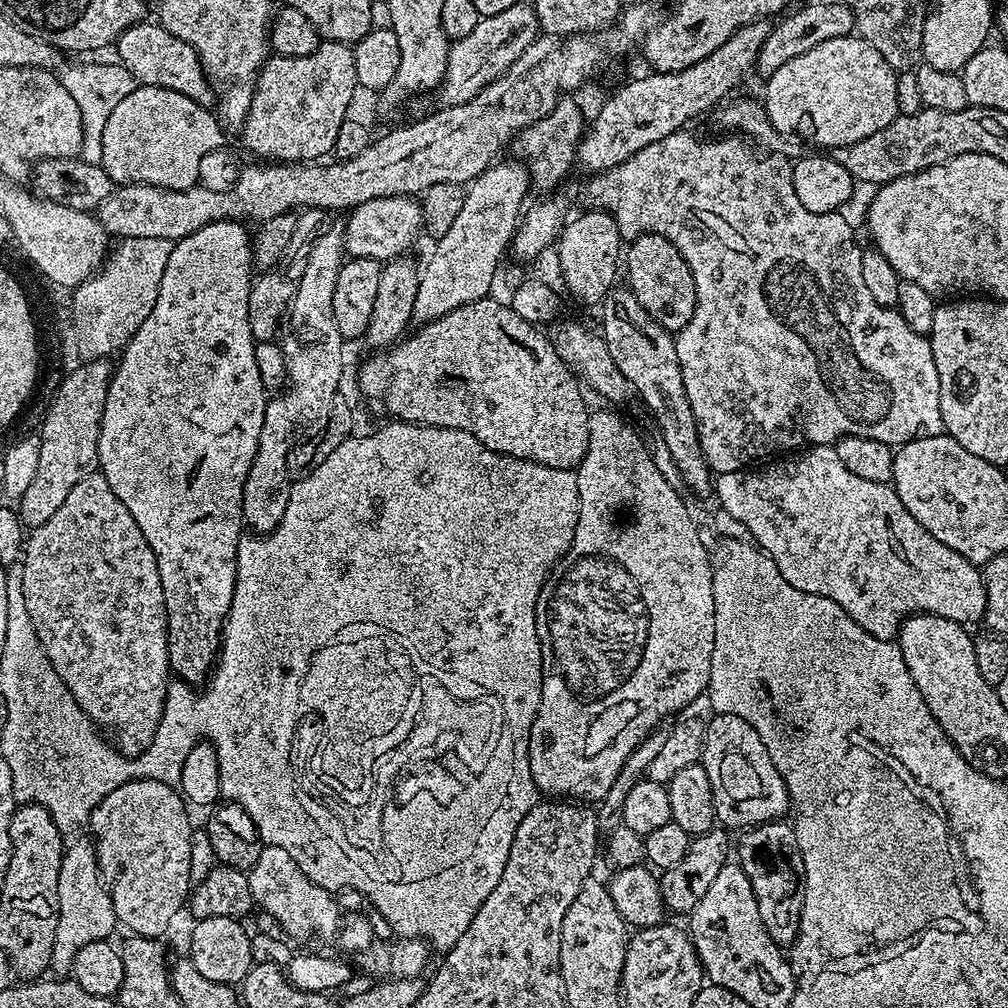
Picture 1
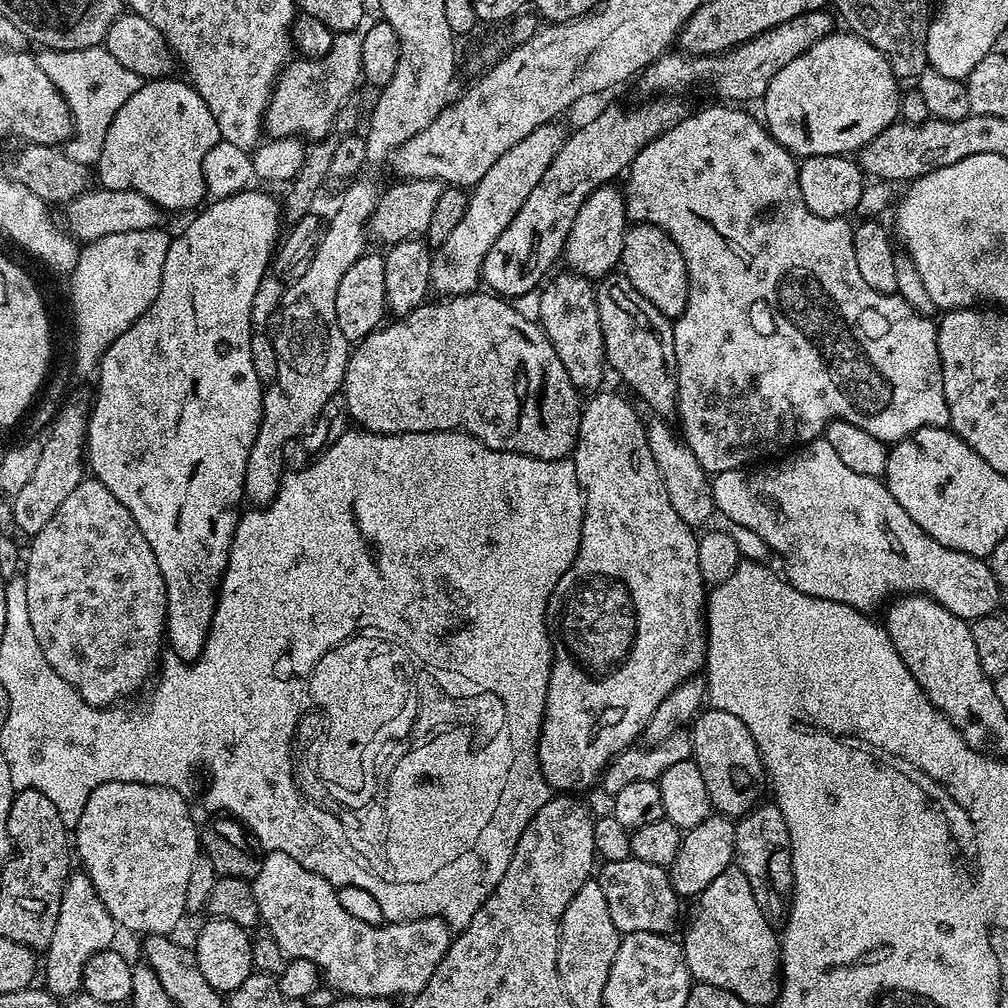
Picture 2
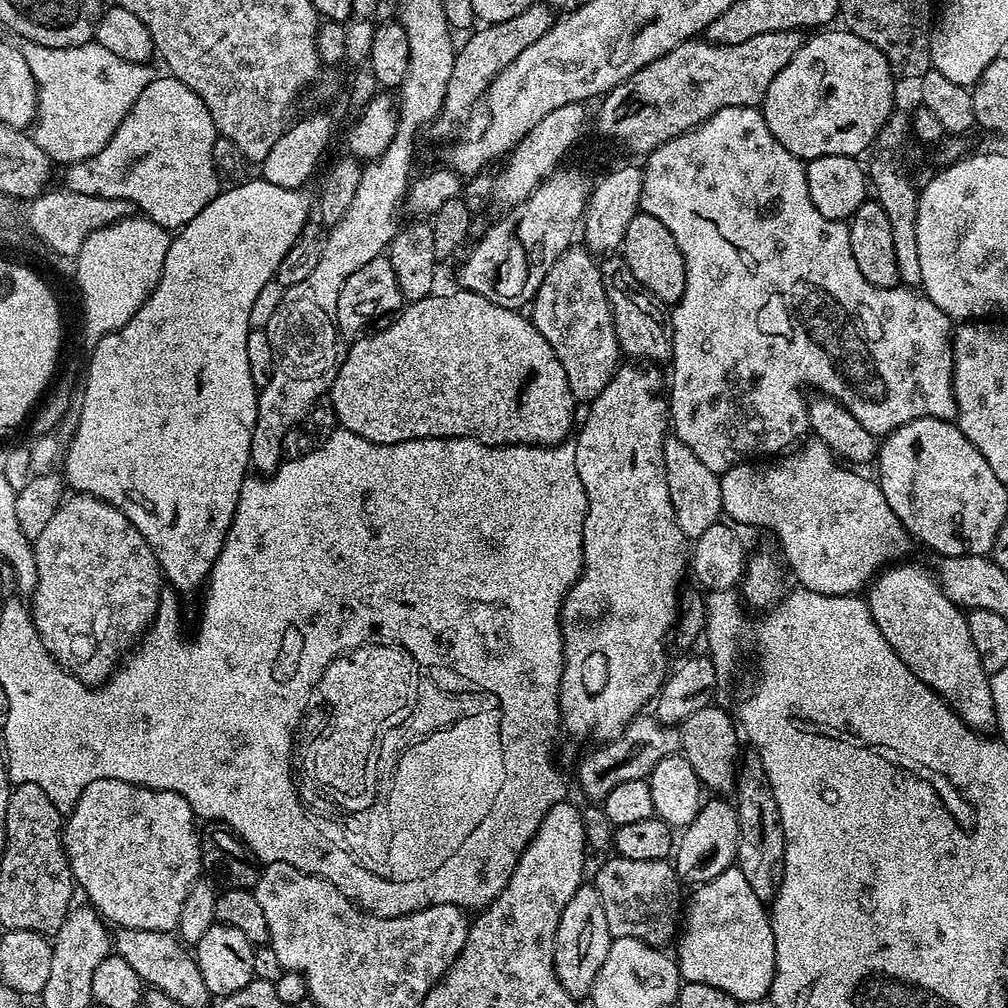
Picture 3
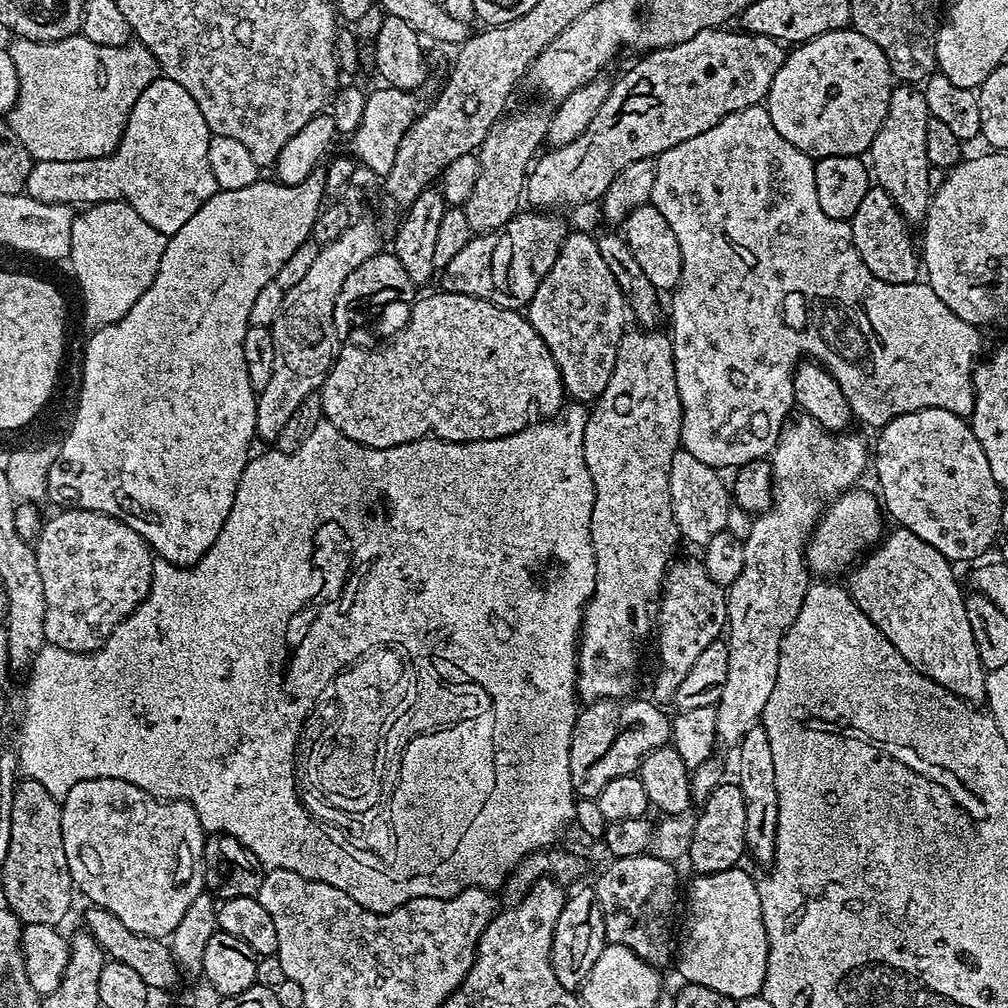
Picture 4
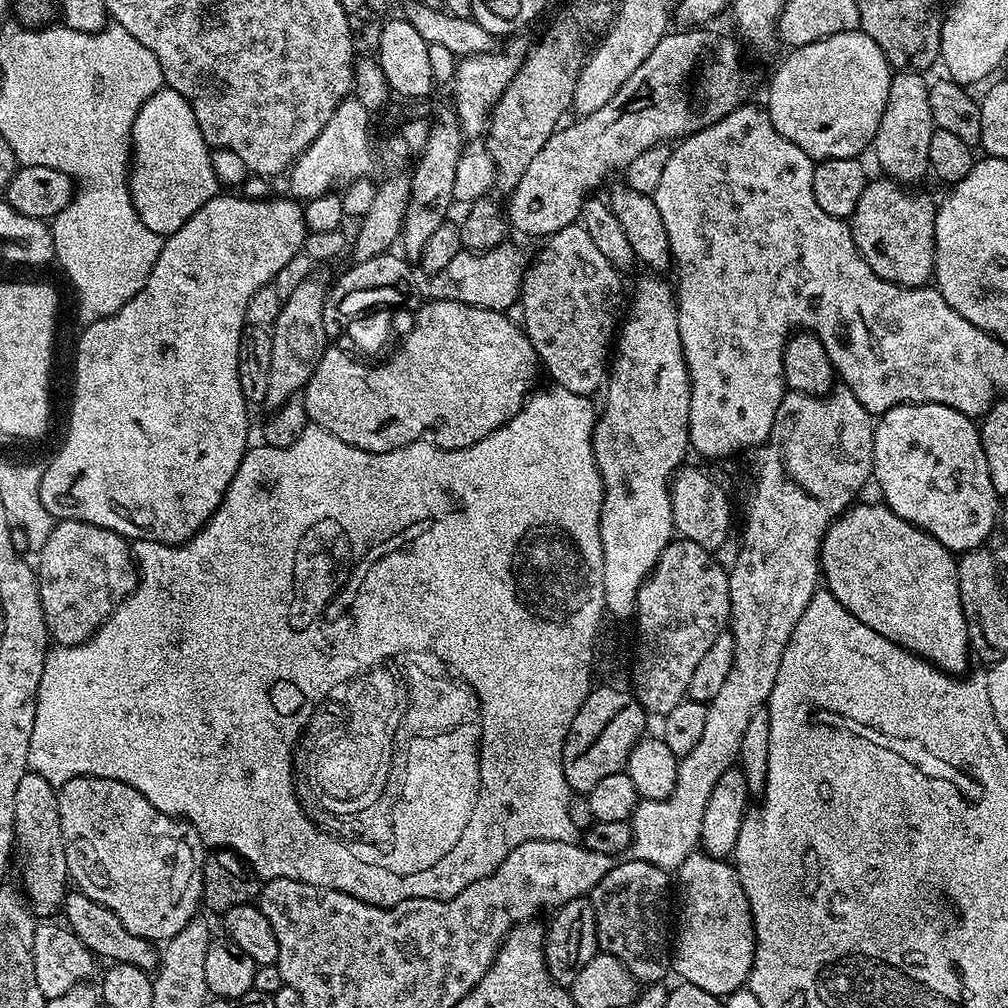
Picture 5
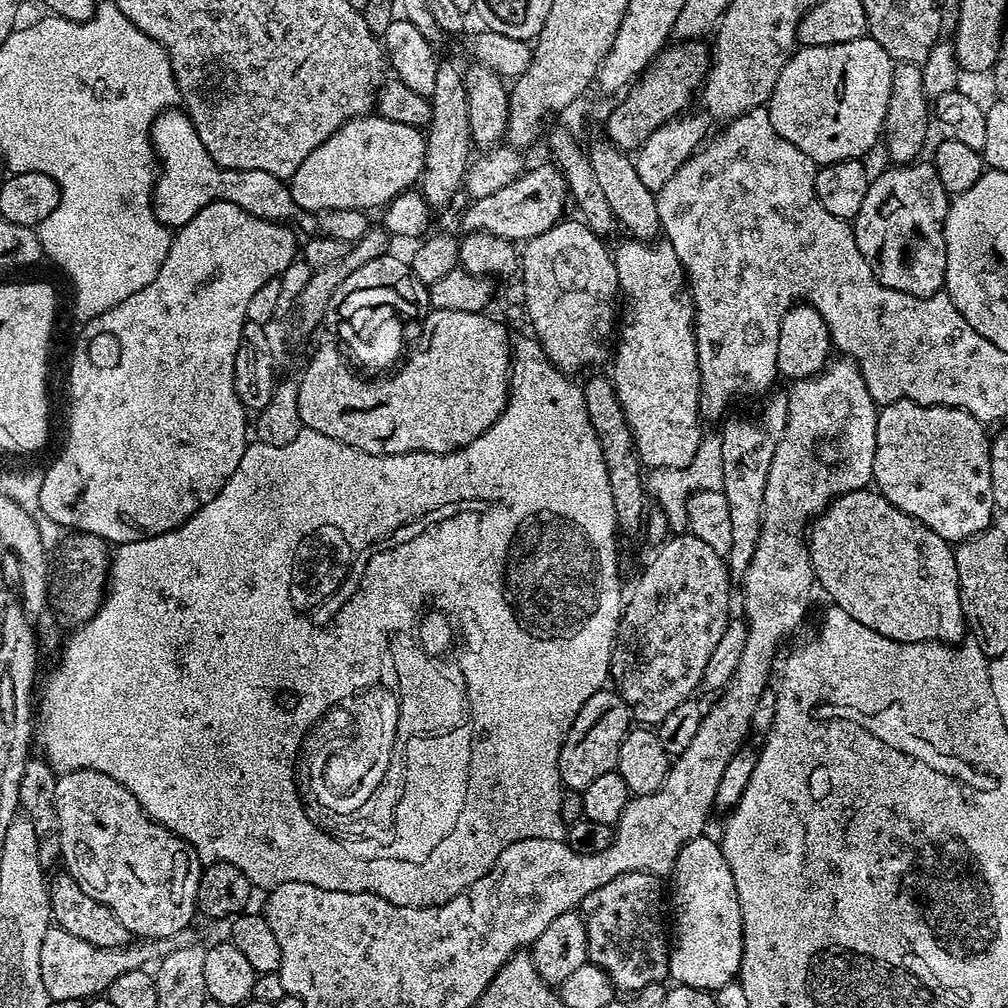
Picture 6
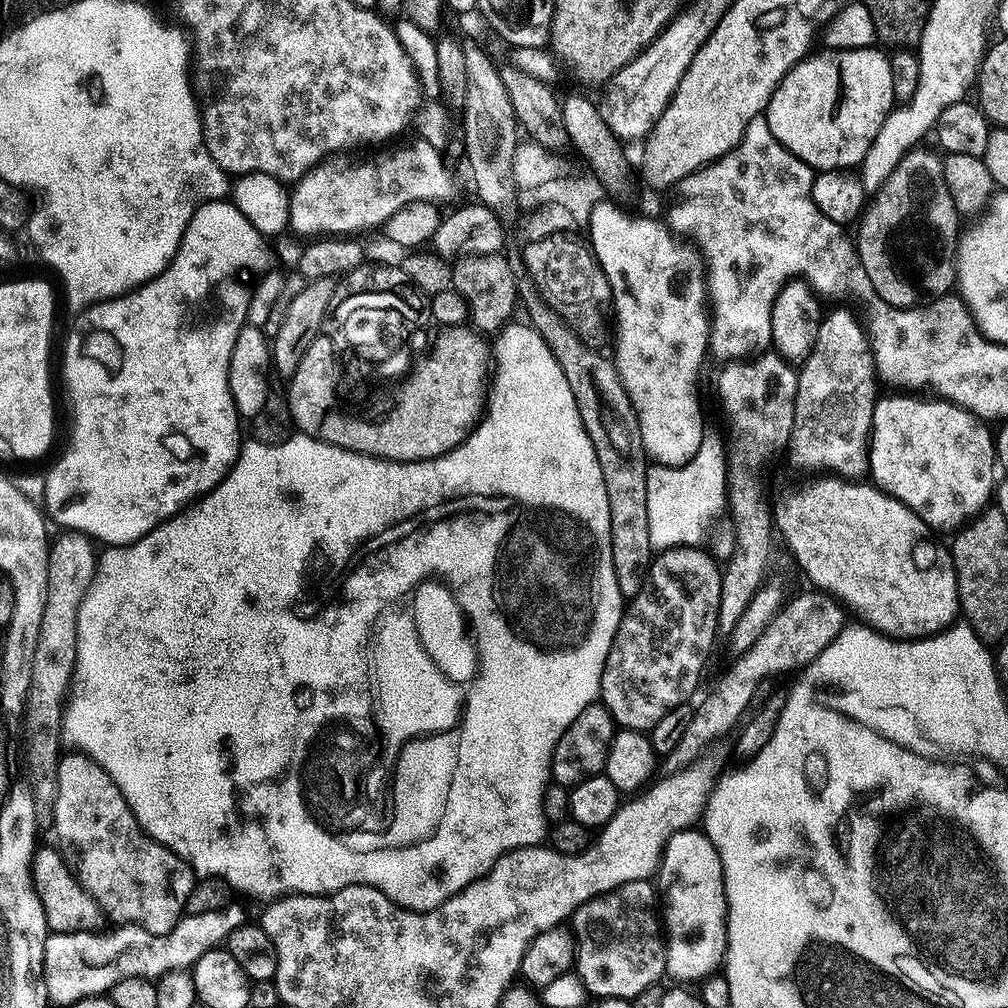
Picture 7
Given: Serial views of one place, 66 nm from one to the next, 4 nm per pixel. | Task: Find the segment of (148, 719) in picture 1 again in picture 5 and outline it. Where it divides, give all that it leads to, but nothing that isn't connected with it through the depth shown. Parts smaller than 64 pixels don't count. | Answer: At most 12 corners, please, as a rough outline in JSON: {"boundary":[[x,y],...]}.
{"boundary":[[56,522],[38,554],[57,645],[85,644],[132,595],[129,541]]}

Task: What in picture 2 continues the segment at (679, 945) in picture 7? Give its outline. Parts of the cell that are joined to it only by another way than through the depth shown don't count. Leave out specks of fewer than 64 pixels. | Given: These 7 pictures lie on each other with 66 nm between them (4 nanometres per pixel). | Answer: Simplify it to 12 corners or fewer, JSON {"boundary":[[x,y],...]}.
{"boundary":[[738,867],[700,896],[682,947],[693,981],[775,1005],[777,929]]}

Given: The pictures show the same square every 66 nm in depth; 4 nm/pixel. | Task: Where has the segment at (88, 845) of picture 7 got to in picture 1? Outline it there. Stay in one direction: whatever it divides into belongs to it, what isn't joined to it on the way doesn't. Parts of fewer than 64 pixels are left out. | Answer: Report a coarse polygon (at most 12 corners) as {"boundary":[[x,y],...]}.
{"boundary":[[131,780],[92,811],[116,919],[163,937],[189,899],[193,821]]}

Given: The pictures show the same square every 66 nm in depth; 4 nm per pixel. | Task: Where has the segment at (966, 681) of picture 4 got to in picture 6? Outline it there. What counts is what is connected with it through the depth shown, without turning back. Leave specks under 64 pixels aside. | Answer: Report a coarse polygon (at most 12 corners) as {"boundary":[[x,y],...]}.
{"boundary":[[876,490],[810,525],[815,583],[903,644],[965,639],[953,545]]}

